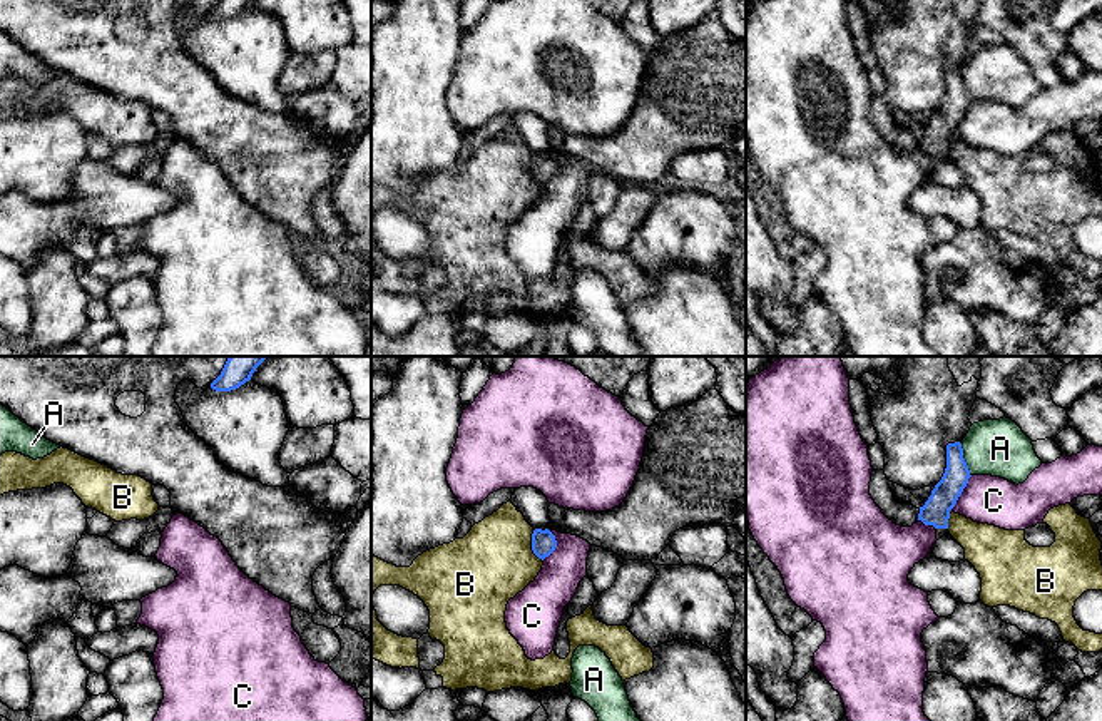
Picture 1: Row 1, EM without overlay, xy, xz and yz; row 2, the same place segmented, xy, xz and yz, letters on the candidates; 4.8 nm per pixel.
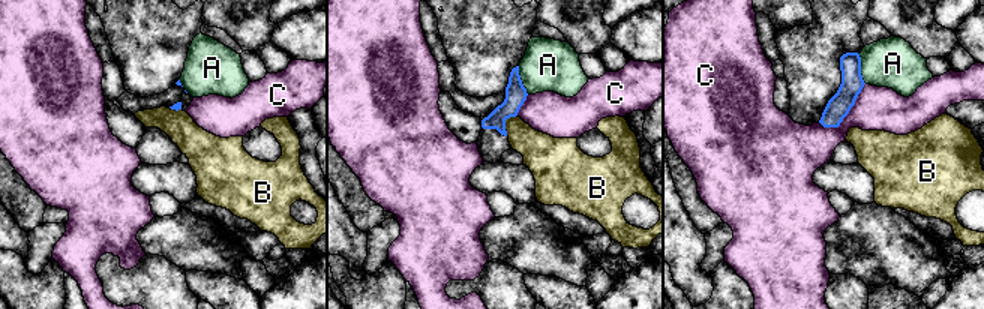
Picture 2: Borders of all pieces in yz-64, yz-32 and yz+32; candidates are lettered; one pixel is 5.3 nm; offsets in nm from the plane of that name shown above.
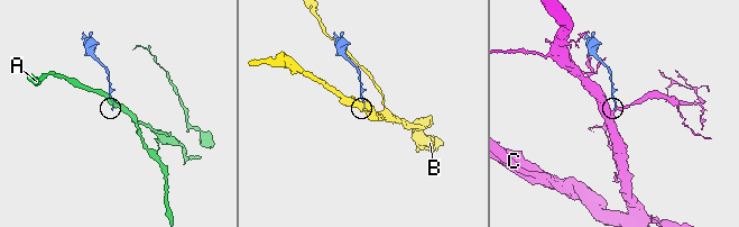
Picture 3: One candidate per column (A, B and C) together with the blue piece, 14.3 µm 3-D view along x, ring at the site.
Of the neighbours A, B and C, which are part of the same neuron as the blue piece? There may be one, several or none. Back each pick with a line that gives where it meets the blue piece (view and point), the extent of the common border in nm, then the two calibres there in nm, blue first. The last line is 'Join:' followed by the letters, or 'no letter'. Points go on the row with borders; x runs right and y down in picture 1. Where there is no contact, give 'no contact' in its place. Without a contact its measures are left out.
Join: no letter

